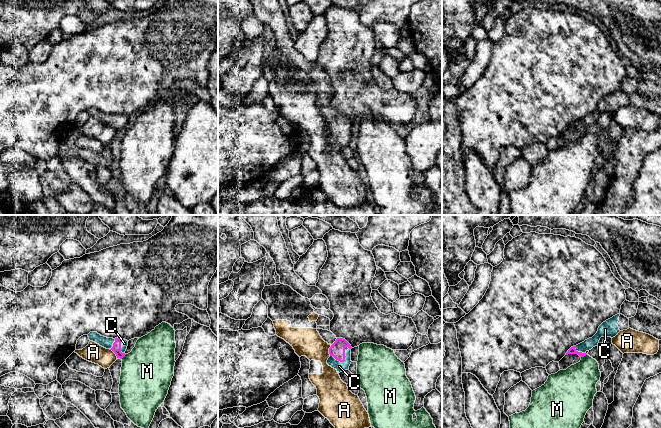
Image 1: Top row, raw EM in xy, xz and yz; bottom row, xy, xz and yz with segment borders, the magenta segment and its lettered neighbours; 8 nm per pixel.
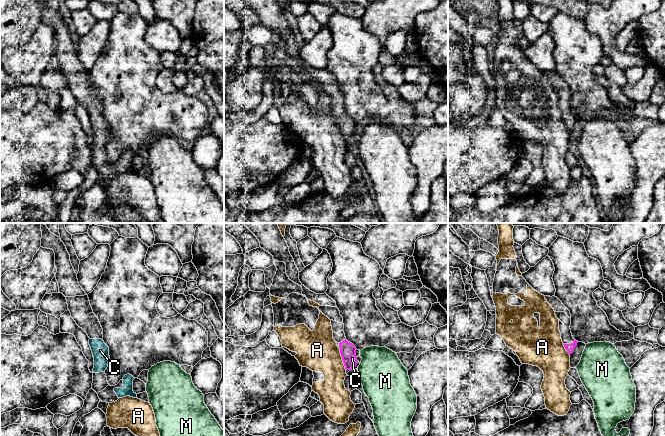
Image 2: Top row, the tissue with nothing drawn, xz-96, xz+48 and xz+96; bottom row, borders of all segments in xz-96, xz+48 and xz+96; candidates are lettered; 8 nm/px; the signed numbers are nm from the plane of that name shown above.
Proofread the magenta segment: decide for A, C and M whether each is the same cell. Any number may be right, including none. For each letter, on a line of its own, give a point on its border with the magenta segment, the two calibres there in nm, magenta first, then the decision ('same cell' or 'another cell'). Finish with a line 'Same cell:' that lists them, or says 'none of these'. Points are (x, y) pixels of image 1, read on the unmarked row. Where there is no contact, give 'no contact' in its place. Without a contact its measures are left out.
A: meets magenta in xz at (329, 126); 120 nm thick on the magenta side, 220 nm on the other; another cell
C: meets magenta in xz at (344, 135); 120 nm thick on the magenta side, 80 nm on the other; same cell
M: meets magenta in yz at (584, 131); 60 nm thick on the magenta side, 320 nm on the other; another cell
Same cell: C

